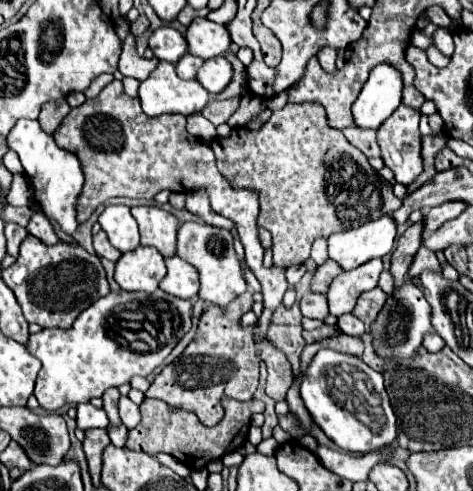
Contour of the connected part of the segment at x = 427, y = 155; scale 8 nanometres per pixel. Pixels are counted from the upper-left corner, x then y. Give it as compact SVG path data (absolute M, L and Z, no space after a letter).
M434 134L434 136L424 136L424 138L422 138L424 172L422 172L422 176L420 176L412 186L408 186L408 192L416 190L418 186L422 186L426 180L430 180L430 178L436 174L434 158L436 158L436 154L438 154L442 148L446 148L446 142L448 142L448 136L446 136L446 134Z

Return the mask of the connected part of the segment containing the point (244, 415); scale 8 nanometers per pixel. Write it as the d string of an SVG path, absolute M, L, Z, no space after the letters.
M146 398L142 402L142 406L140 406L142 420L140 420L140 424L136 428L132 428L128 432L126 448L130 448L130 450L142 450L146 454L168 452L174 458L178 458L182 464L186 464L188 468L192 468L192 470L204 468L208 462L212 462L216 458L222 458L224 454L240 448L246 442L248 426L250 426L250 416L254 412L262 412L264 404L260 400L238 402L238 400L226 398L224 408L226 408L226 416L216 426L208 428L192 412L170 408L162 400Z

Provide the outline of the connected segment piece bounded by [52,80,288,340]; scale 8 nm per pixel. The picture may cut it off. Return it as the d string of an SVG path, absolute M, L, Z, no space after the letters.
M112 80L96 98L86 100L82 106L72 108L70 114L62 120L60 128L52 134L56 144L64 150L70 150L74 154L78 154L80 162L82 162L82 170L84 170L84 190L80 194L78 200L78 222L86 222L90 218L90 214L104 204L106 200L114 198L114 196L126 196L126 198L144 198L144 200L152 200L158 192L162 190L170 190L170 192L192 192L192 190L204 190L210 198L212 208L218 214L224 214L226 218L234 220L238 224L238 234L240 240L244 244L246 250L246 264L250 266L250 270L256 274L256 278L262 284L262 296L264 296L264 312L256 322L256 338L262 340L268 332L272 314L276 312L276 308L282 304L282 296L288 290L288 282L284 276L282 268L264 268L262 266L262 256L264 256L264 248L262 242L258 238L258 214L260 214L260 202L258 202L258 194L256 190L240 190L234 188L218 170L216 166L216 158L212 152L212 146L196 136L190 136L186 130L186 116L182 114L162 114L162 116L146 116L140 108L140 100L138 98L130 98L128 94L124 94L122 90L122 82L120 80Z

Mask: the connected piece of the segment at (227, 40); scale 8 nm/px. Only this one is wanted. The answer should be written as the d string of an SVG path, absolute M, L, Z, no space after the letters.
M194 18L186 30L186 42L190 54L210 60L224 54L230 48L232 38L224 24L216 24L208 18Z

